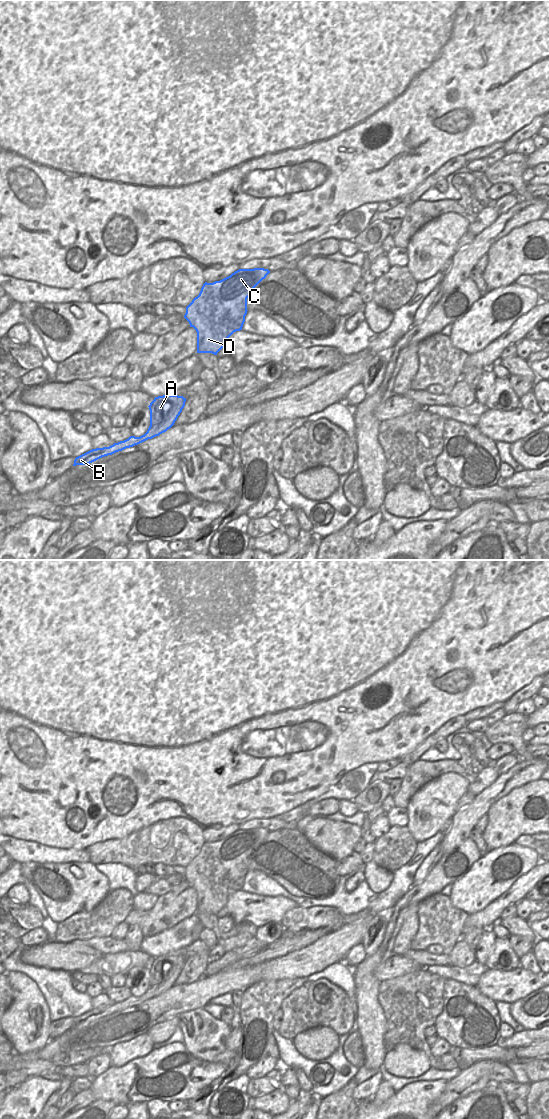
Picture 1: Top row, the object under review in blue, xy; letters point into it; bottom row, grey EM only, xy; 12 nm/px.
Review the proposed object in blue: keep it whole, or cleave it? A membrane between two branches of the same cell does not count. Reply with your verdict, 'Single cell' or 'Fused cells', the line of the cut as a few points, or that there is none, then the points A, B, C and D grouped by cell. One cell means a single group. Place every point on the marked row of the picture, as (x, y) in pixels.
Fused cells. Split along xy (181, 408), (175, 407), (161, 423), (153, 426), (150, 425). Groups: A / B C D.

